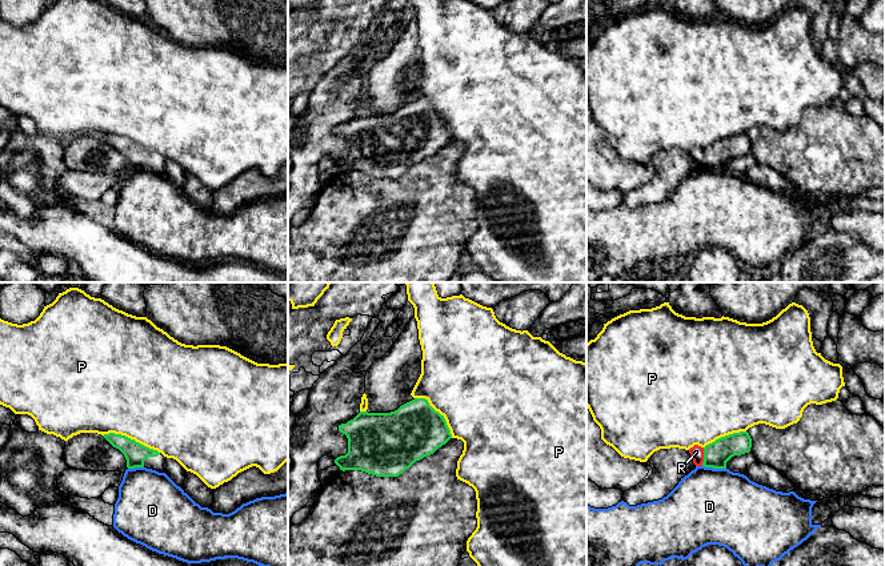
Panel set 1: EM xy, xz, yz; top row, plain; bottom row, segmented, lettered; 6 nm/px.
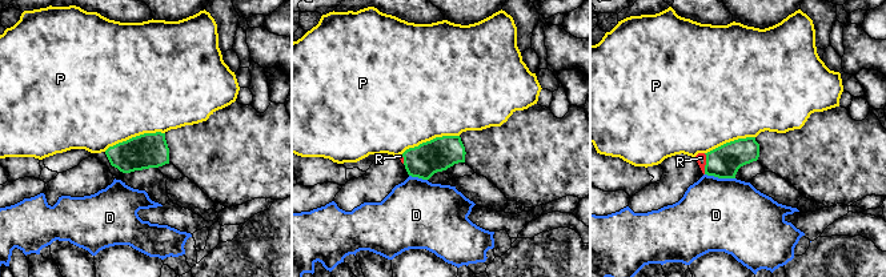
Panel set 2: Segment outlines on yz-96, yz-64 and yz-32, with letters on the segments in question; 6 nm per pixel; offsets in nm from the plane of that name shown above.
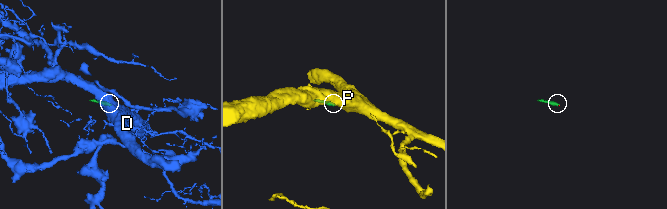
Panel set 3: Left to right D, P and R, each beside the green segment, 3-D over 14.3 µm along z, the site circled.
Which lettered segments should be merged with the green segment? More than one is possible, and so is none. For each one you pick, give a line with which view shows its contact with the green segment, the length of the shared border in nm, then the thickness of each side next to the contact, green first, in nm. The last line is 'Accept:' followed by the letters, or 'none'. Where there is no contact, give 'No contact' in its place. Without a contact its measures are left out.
R: Touches green in yz. Shared border 110 nm. Thickness 160 nm (green) against 80 nm
Accept: R

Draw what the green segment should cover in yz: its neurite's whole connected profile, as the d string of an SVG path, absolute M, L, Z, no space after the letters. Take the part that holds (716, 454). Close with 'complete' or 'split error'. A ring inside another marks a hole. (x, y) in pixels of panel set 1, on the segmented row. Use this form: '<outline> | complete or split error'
M740 431L721 437L705 447L694 445L689 449L689 453L696 466L726 469L726 462L732 457L749 453L750 447L749 433Z | split error

